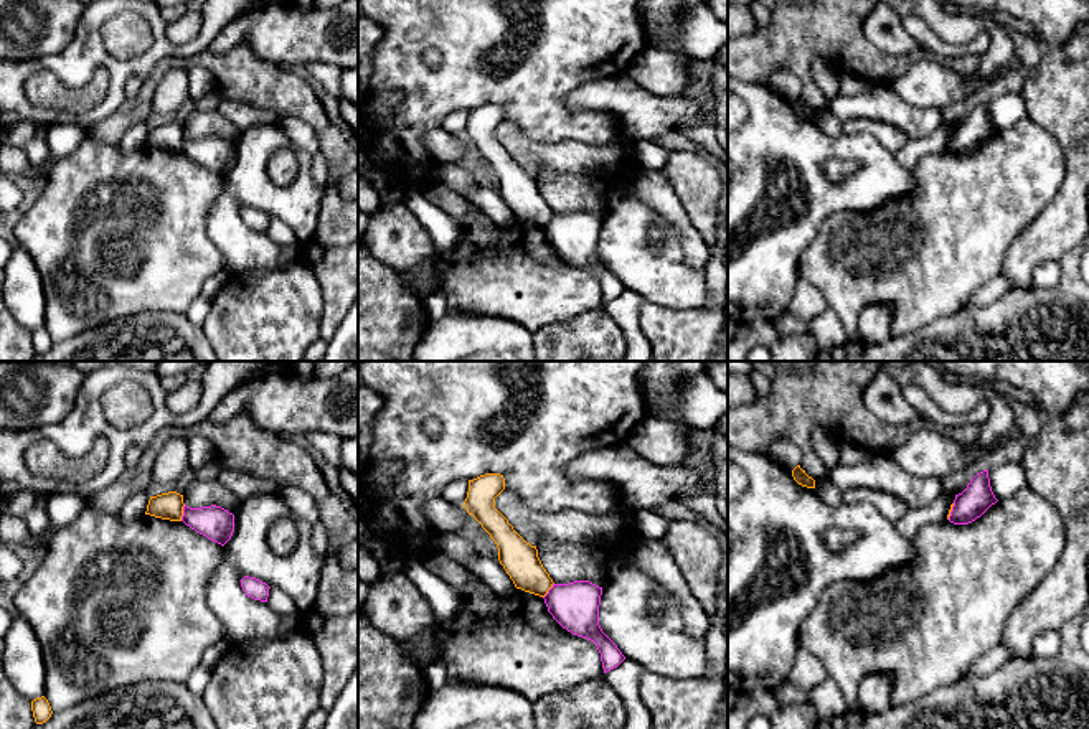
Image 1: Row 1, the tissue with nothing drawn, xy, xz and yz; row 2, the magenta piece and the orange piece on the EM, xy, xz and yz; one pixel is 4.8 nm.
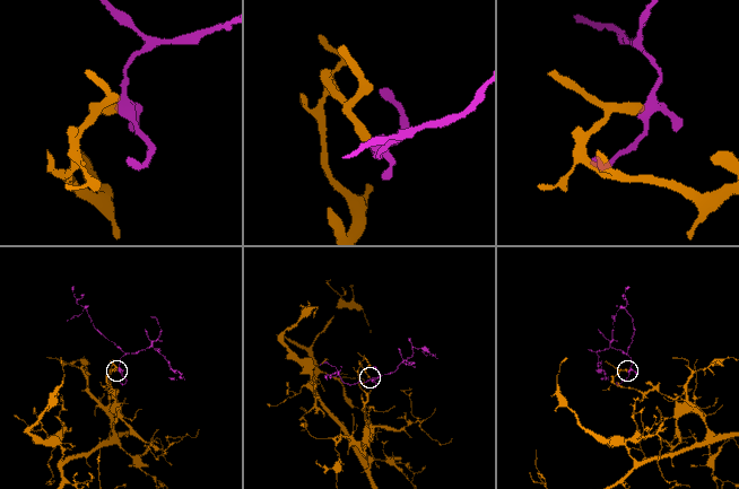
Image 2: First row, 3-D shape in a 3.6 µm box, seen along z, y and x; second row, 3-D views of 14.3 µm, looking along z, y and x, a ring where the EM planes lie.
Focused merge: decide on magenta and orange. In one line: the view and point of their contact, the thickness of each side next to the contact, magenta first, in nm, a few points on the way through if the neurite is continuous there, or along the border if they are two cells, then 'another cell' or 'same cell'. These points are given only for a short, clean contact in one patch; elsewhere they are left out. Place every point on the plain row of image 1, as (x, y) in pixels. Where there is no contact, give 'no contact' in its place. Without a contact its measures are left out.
meets magenta in xy at (183, 144); 160 nm thick on the magenta side, 130 nm on the other; border along xy (185, 136), (180, 150); another cell

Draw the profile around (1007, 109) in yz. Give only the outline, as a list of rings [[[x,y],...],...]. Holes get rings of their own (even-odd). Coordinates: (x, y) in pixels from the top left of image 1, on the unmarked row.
[[[1002,94],[988,101],[990,117],[997,130],[1008,129],[1026,117],[1021,94]]]

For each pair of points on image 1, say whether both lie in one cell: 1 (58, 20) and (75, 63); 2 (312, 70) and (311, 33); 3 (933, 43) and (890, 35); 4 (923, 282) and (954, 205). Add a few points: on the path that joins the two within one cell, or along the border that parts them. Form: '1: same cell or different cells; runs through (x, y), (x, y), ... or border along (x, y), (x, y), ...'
1: different cells; border along (81, 17), (75, 37), (61, 50), (30, 58)
2: different cells; border along (340, 66), (309, 61), (301, 70)
3: different cells; border along (901, 18), (921, 53)
4: same cell; runs through (924, 263), (954, 230), (954, 225)

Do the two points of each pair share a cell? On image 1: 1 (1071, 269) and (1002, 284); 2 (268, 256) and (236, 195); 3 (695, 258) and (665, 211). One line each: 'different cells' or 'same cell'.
1: different cells
2: same cell
3: same cell

